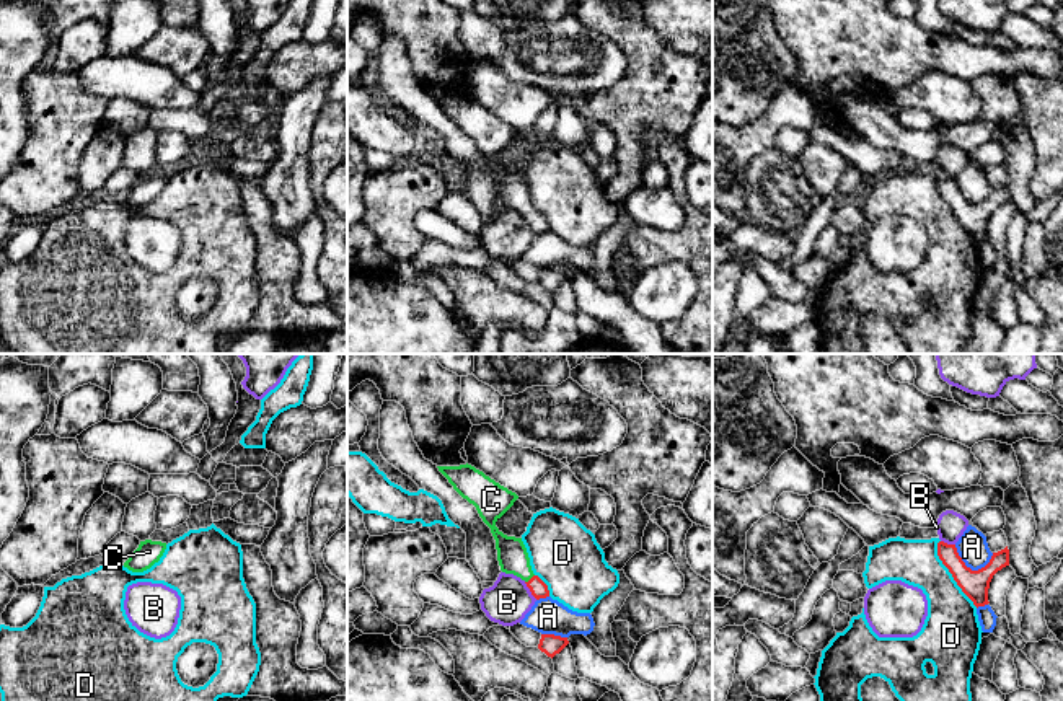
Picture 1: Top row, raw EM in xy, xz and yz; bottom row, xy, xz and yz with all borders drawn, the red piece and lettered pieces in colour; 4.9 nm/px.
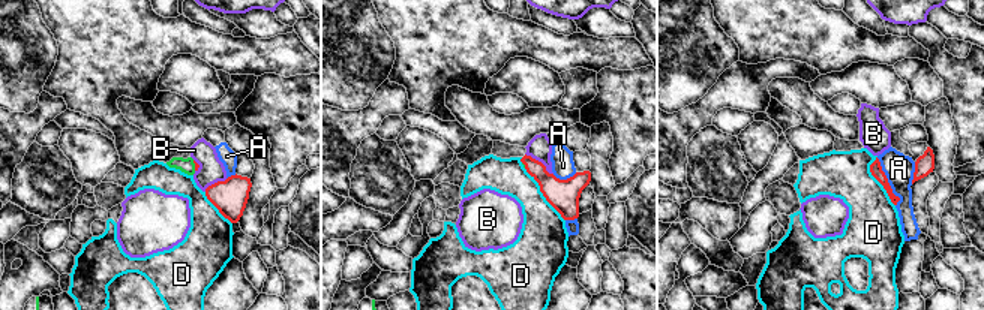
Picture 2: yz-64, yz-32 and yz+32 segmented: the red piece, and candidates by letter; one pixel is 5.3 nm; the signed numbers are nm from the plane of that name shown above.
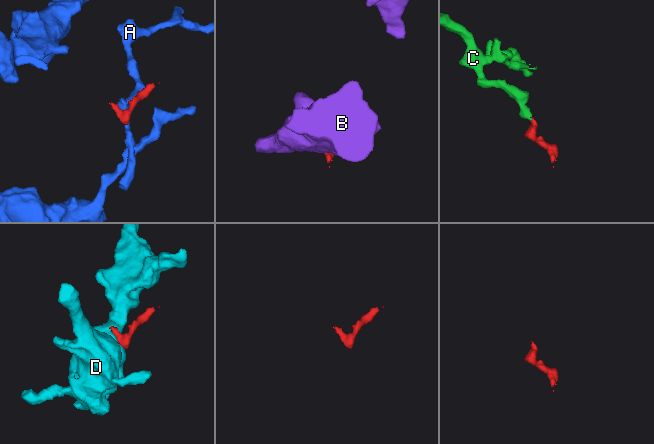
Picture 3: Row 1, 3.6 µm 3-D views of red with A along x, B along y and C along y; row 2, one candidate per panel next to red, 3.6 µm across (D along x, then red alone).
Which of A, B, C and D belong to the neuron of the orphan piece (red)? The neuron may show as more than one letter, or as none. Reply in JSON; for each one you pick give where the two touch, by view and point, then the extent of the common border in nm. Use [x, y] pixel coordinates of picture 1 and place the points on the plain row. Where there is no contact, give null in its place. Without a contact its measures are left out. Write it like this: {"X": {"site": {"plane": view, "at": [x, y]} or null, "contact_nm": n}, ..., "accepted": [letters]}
{"C": {"site": {"plane": "xz", "at": [530, 214]}, "contact_nm": 60}, "accepted": ["C"]}

